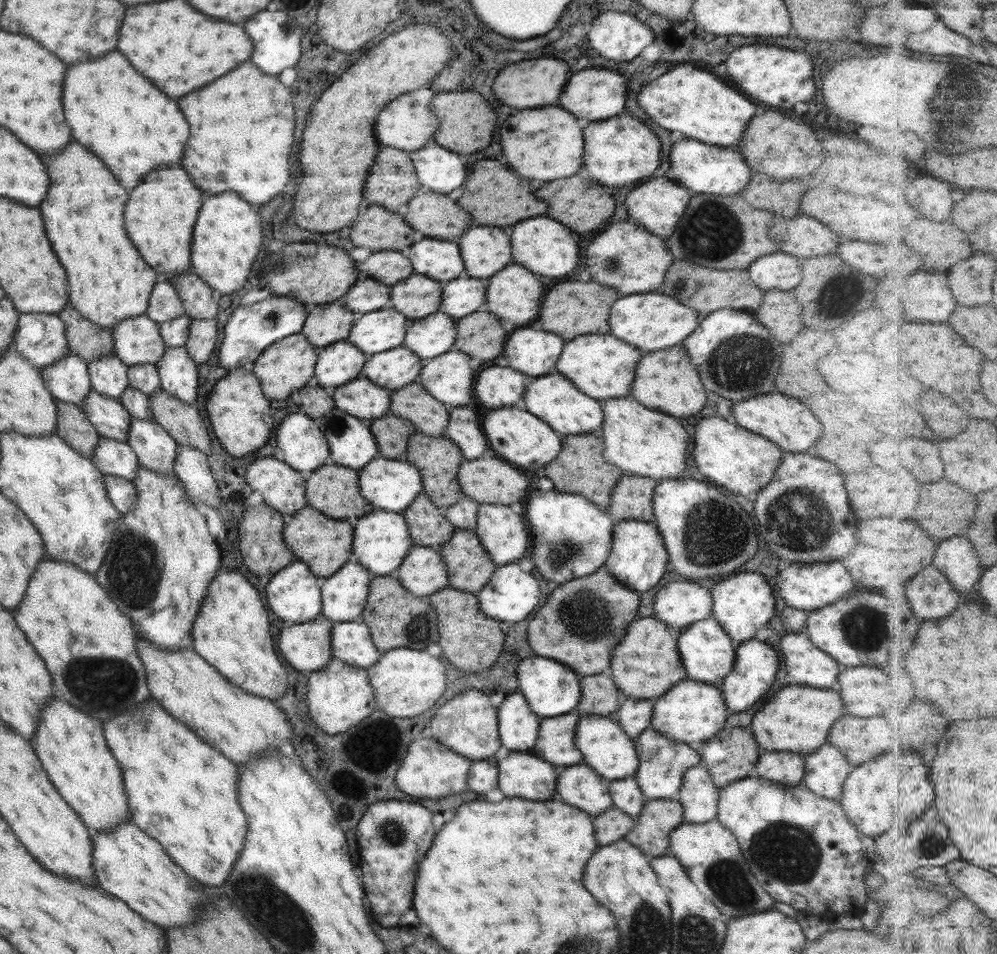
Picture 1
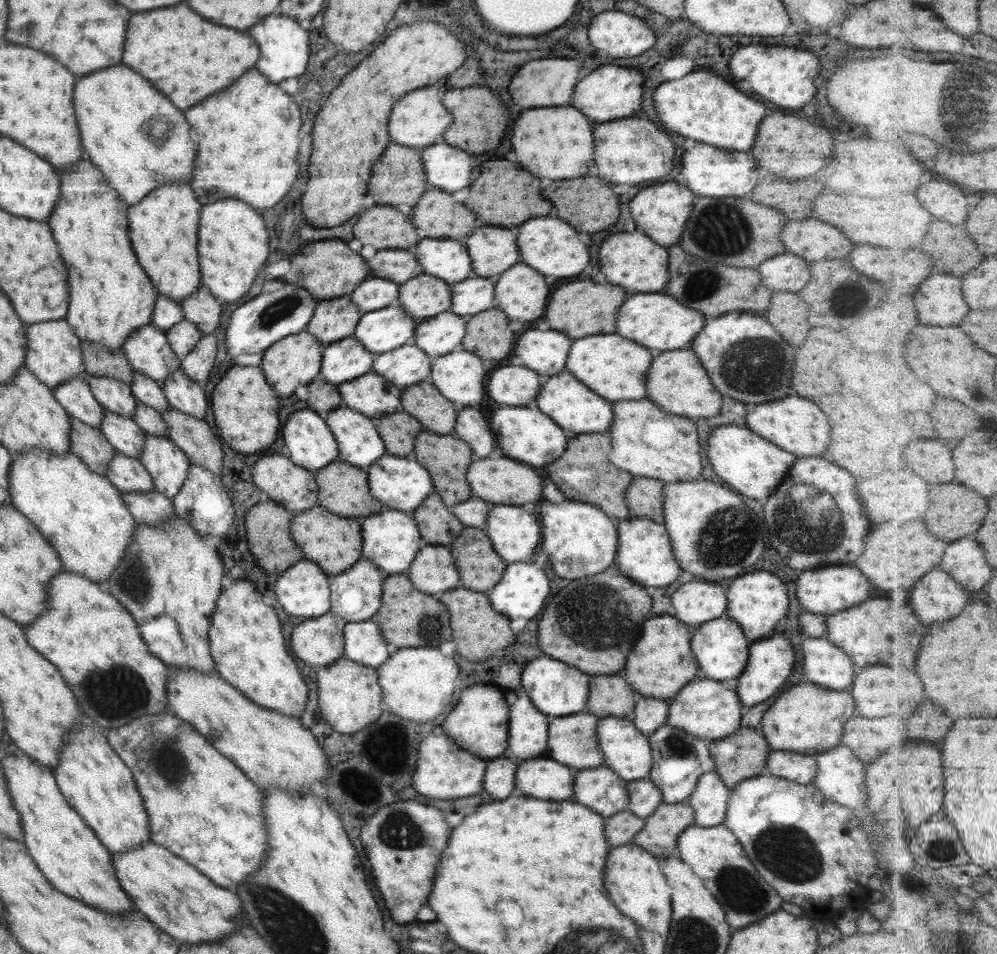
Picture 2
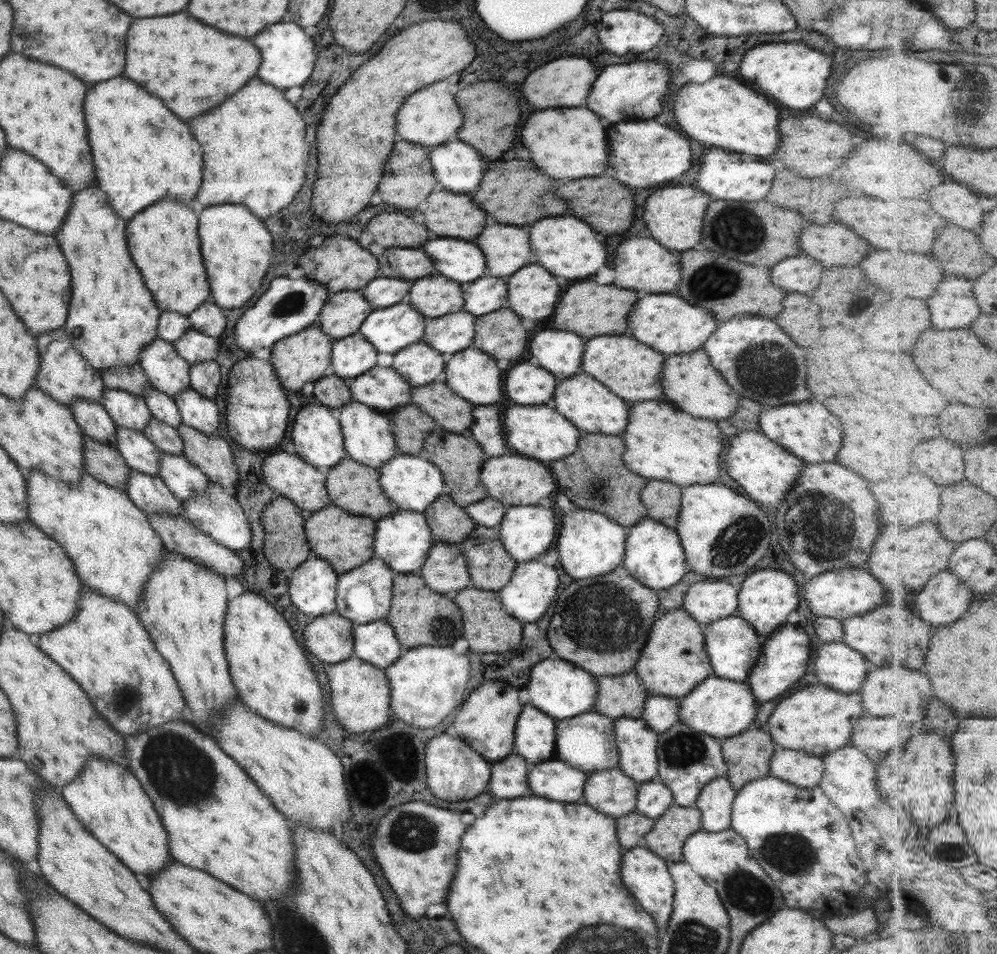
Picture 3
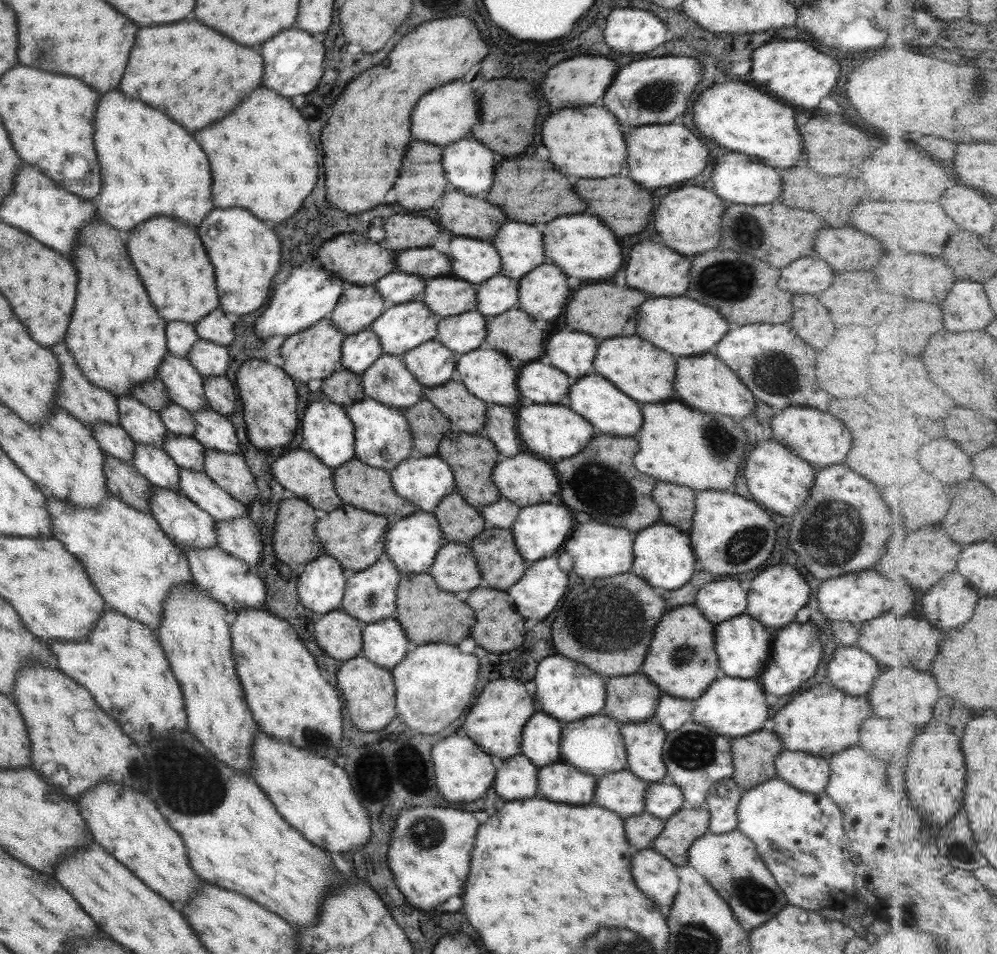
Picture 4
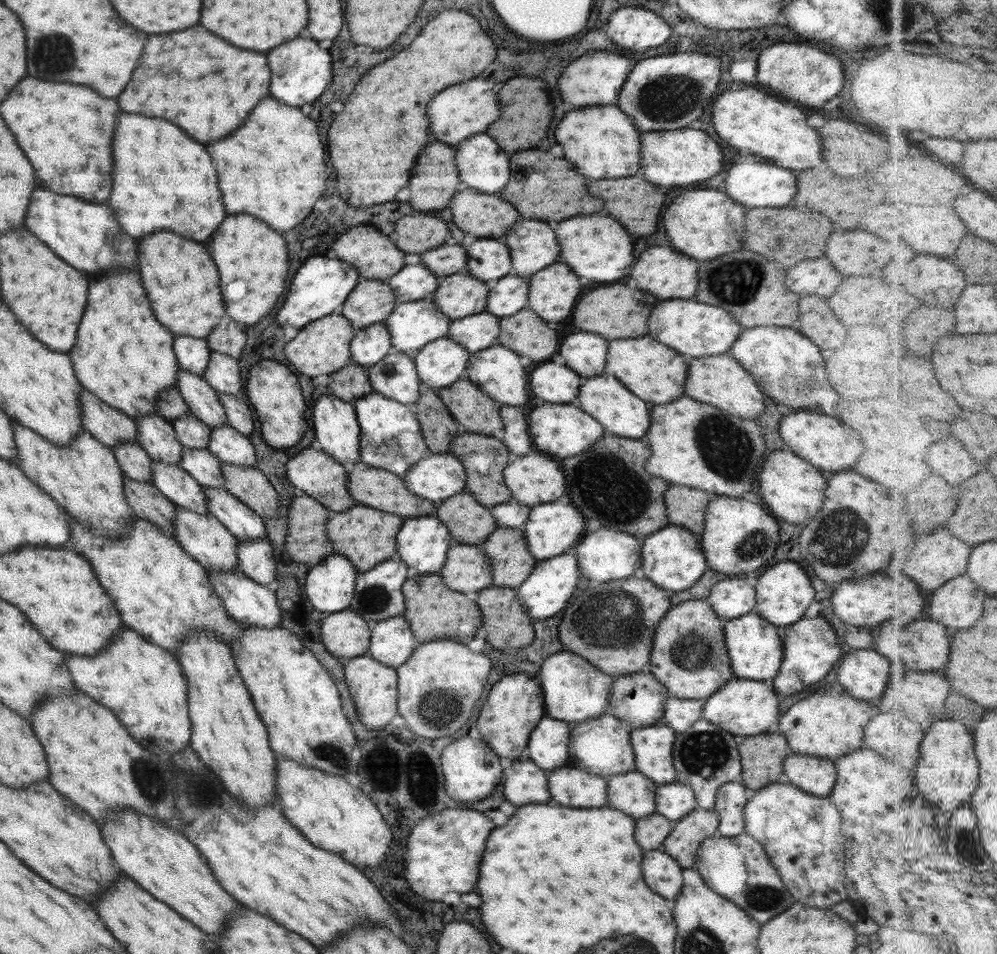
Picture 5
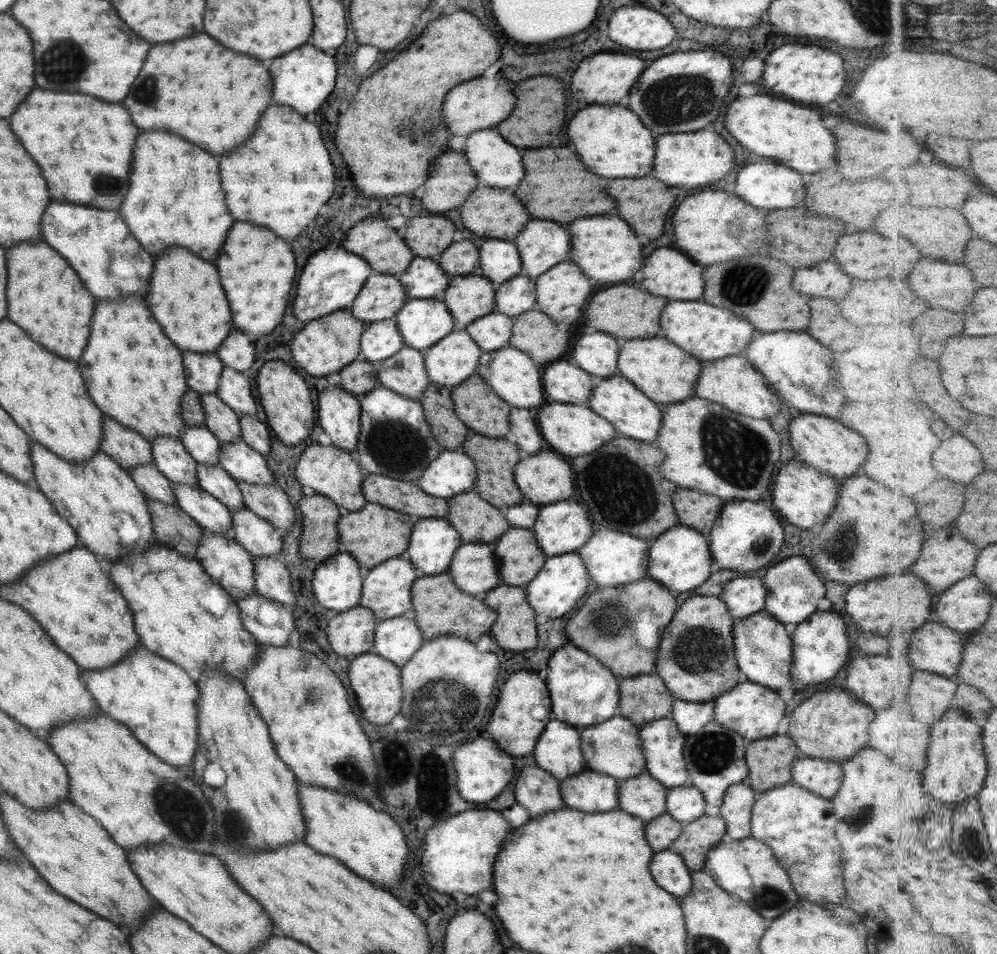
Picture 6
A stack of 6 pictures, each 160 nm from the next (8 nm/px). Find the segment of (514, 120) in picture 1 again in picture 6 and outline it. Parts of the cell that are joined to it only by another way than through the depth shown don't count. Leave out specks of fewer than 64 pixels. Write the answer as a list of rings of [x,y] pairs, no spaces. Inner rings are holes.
[[[617,104],[613,105],[581,105],[583,110],[578,110],[573,118],[567,122],[565,126],[565,134],[567,140],[573,142],[575,146],[575,154],[579,156],[579,160],[587,166],[589,162],[589,172],[603,176],[603,178],[643,178],[647,176],[647,172],[651,170],[651,158],[653,158],[653,140],[654,135],[649,134],[647,128],[643,128],[643,124],[633,116],[633,113],[627,107],[621,107]]]

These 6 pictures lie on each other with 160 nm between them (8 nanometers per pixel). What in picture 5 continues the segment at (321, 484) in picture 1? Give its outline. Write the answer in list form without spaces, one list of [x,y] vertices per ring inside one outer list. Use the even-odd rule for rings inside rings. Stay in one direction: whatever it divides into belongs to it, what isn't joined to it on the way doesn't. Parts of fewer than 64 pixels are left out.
[[[359,461],[351,472],[347,472],[346,491],[357,505],[365,505],[374,508],[379,512],[395,514],[399,518],[409,518],[418,516],[433,516],[436,504],[423,498],[411,494],[405,487],[401,477],[391,474],[380,468],[371,468]]]

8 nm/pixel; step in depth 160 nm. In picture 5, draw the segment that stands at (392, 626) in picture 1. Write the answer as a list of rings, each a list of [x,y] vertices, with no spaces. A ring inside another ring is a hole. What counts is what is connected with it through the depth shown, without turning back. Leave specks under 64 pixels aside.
[[[407,576],[400,588],[405,600],[402,618],[409,625],[417,645],[433,640],[455,640],[467,644],[477,630],[477,608],[463,594],[451,592],[441,584],[439,576]]]

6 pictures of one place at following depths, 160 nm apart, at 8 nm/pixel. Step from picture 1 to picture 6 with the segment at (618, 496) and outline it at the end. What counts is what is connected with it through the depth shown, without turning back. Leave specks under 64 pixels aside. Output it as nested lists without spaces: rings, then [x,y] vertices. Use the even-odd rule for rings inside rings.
[[[677,487],[675,492],[670,494],[670,499],[678,524],[695,529],[699,534],[704,536],[707,536],[711,530],[711,527],[714,525],[714,520],[717,518],[725,501],[715,495],[706,495],[693,489],[681,487]]]

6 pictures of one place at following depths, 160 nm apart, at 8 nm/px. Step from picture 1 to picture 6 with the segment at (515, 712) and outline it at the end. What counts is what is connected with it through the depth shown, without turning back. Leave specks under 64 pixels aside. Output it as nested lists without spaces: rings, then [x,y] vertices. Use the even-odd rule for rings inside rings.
[[[550,718],[543,726],[532,752],[537,767],[558,780],[588,770],[580,748],[579,730],[557,719]]]

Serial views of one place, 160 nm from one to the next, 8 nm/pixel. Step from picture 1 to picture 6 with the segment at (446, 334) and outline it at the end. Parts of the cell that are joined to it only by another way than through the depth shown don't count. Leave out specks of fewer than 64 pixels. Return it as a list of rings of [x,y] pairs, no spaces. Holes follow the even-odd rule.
[[[493,312],[472,320],[467,324],[465,333],[480,352],[491,352],[509,343],[511,325],[511,317]]]

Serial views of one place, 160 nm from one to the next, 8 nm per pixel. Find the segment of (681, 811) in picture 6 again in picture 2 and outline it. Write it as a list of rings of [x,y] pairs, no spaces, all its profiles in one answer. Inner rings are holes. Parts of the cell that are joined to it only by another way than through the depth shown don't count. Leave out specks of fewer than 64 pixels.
[[[647,779],[629,781],[626,785],[628,803],[626,810],[639,819],[651,816],[651,812],[661,803],[660,792]]]

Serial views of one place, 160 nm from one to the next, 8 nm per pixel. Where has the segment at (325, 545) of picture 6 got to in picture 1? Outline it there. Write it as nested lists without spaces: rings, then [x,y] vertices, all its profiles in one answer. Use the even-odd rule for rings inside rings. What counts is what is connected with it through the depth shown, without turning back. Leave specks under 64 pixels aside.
[[[265,503],[256,506],[247,506],[243,509],[238,522],[238,549],[243,564],[253,576],[273,576],[279,569],[285,568],[291,561],[295,560],[291,551],[284,543],[281,531],[283,520],[276,510]]]

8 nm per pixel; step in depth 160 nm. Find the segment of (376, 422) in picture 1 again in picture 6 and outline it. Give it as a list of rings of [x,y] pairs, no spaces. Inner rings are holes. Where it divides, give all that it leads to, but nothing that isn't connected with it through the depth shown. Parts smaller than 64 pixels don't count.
[[[429,383],[418,401],[435,442],[443,450],[458,450],[470,432],[454,413],[450,388]]]

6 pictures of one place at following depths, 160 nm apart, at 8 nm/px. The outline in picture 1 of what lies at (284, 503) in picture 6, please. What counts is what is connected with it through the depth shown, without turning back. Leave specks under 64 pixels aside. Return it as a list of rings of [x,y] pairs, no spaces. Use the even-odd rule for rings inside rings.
[[[163,389],[148,394],[152,419],[163,427],[178,445],[187,445],[209,454],[209,434],[196,405],[184,403]]]

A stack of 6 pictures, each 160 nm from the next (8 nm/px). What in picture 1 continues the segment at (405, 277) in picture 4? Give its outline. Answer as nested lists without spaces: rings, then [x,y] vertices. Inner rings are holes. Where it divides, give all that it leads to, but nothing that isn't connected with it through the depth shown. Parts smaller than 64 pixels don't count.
[[[359,278],[344,294],[344,307],[356,316],[383,309],[390,300],[389,289],[371,279]]]

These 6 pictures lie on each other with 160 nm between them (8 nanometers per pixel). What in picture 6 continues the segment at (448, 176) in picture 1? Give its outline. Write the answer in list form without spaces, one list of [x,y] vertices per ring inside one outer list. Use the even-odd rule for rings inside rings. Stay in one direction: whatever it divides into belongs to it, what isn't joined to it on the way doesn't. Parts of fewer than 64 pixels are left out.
[[[494,128],[472,132],[471,136],[466,136],[463,148],[476,180],[491,188],[509,188],[519,184],[523,178],[523,166],[517,150]]]

